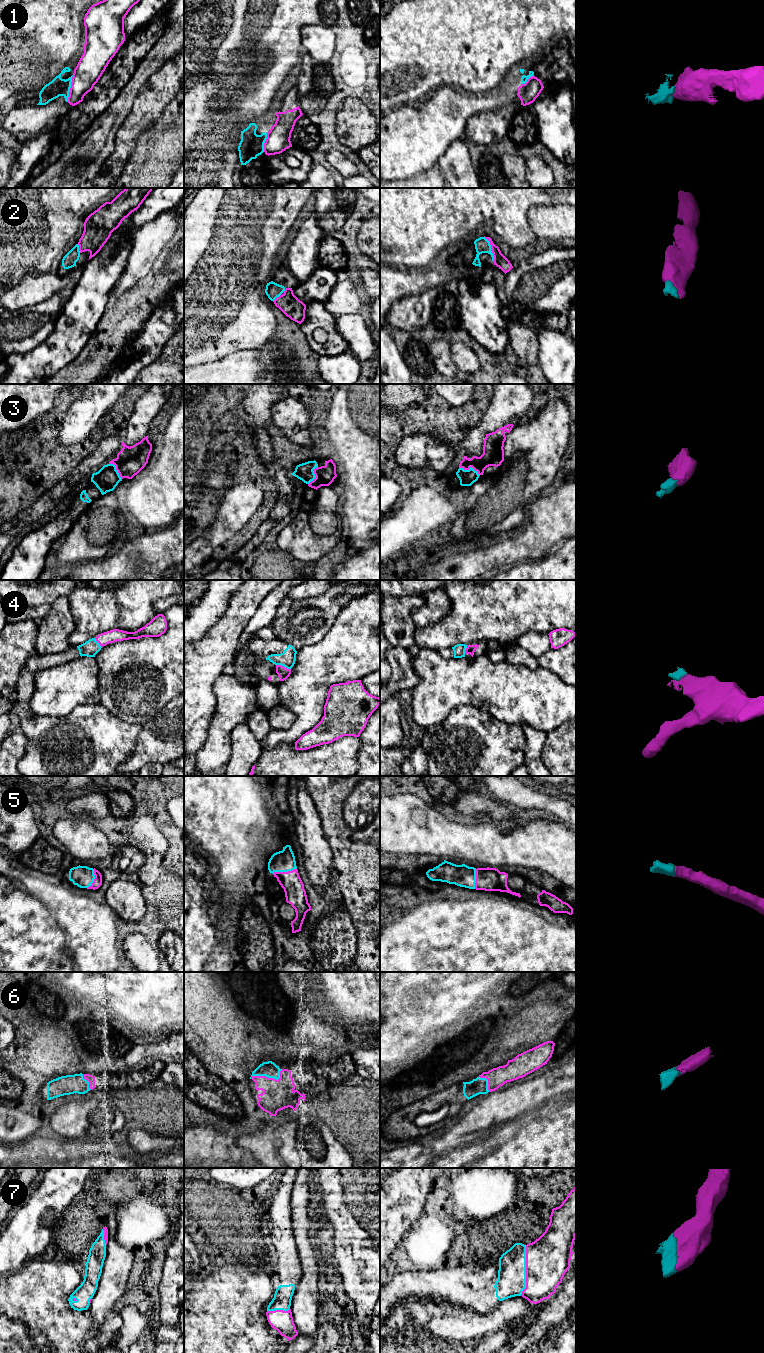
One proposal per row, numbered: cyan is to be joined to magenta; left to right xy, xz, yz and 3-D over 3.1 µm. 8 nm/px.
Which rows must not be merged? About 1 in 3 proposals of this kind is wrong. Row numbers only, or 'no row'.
1

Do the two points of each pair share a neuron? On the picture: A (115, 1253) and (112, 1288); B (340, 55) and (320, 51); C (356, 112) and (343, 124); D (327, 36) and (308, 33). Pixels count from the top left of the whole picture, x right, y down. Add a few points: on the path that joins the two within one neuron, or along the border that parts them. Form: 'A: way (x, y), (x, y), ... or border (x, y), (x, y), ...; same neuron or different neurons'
A: way (115, 1262), (113, 1279); same neuron
B: border (333, 30), (335, 35), (335, 51), (329, 60); different neurons
C: way (353, 115), (346, 122); same neuron
D: way (322, 36), (313, 36); same neuron

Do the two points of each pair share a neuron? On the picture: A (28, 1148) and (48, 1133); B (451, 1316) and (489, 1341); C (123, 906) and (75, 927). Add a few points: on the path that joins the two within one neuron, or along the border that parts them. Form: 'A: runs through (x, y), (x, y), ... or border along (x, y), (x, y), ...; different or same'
A: runs through (33, 1148), (43, 1138); same
B: border along (504, 1326), (476, 1340), (465, 1339); different
C: border along (112, 908), (116, 912); different

